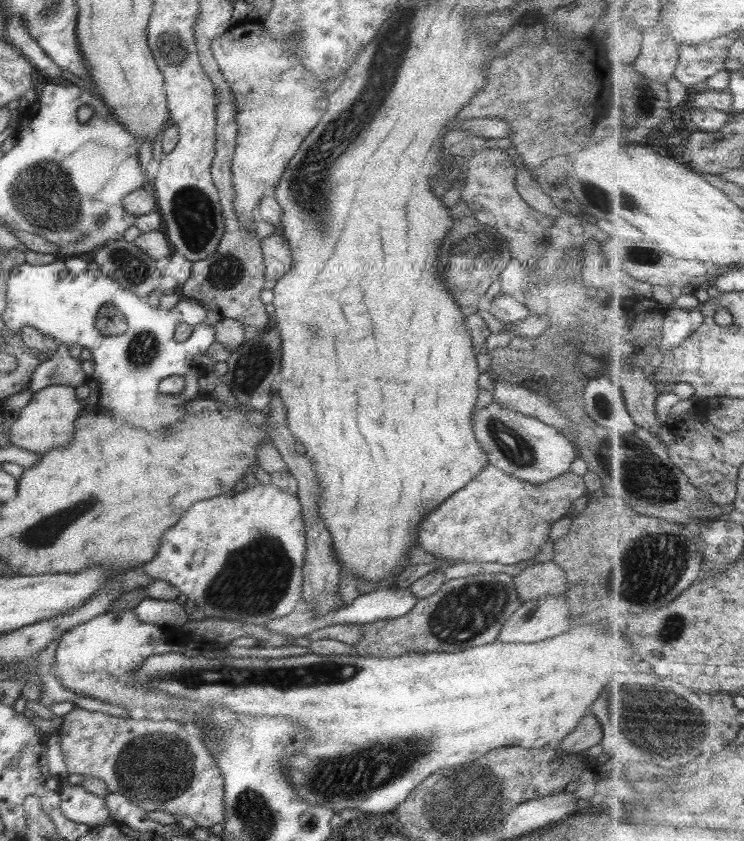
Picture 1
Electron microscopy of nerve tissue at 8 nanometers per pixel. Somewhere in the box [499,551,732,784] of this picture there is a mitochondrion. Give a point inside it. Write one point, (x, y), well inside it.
(619, 701)

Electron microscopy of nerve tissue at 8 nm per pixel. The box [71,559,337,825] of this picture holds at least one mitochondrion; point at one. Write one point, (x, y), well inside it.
(153, 767)

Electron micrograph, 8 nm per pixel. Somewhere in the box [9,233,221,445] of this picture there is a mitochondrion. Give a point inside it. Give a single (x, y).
(134, 268)

